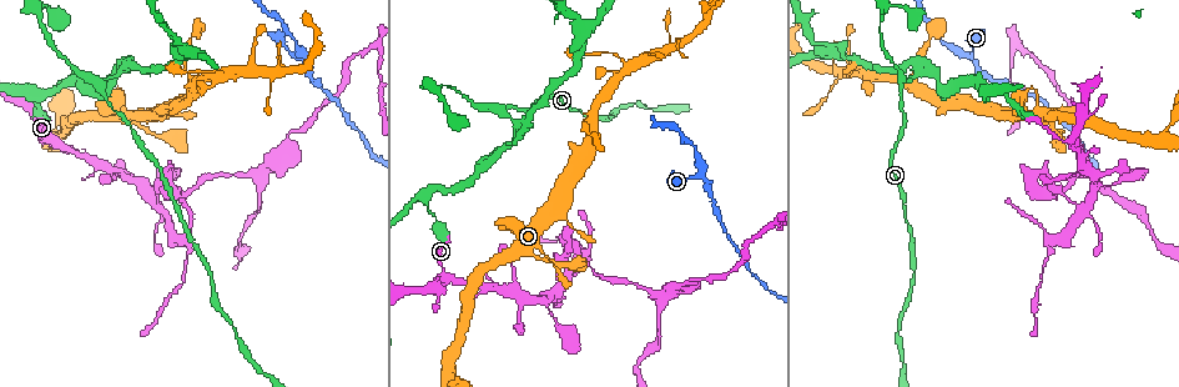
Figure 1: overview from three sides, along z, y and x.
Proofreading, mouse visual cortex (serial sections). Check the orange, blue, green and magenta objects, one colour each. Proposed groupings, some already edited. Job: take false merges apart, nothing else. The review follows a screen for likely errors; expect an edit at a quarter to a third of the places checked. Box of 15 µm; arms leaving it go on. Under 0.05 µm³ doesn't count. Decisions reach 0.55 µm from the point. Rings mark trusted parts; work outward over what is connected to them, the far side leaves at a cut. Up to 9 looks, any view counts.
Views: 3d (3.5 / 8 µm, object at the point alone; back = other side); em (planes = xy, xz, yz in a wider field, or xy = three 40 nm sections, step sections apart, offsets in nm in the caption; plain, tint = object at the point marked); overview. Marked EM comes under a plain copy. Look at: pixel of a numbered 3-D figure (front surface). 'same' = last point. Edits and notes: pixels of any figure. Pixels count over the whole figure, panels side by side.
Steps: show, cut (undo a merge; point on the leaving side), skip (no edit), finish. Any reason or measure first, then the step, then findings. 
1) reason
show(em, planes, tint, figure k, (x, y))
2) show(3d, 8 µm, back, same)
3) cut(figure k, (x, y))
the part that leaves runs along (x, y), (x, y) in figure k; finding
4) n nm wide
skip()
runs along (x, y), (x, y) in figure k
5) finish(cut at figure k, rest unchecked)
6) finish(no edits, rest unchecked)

small branch off a trunk
show(3d, 3.5 µm, back, figure 1, (584, 255))

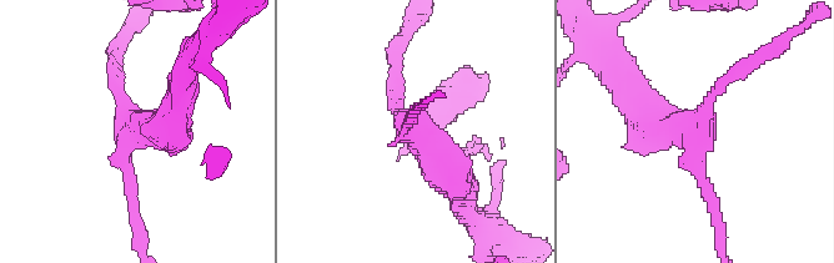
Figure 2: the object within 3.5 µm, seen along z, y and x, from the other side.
3 arms; arms of 150, 150, 400 nm; shape alone is not enough
show(em, xy, step 1, tint, figure 2, (415, 133))

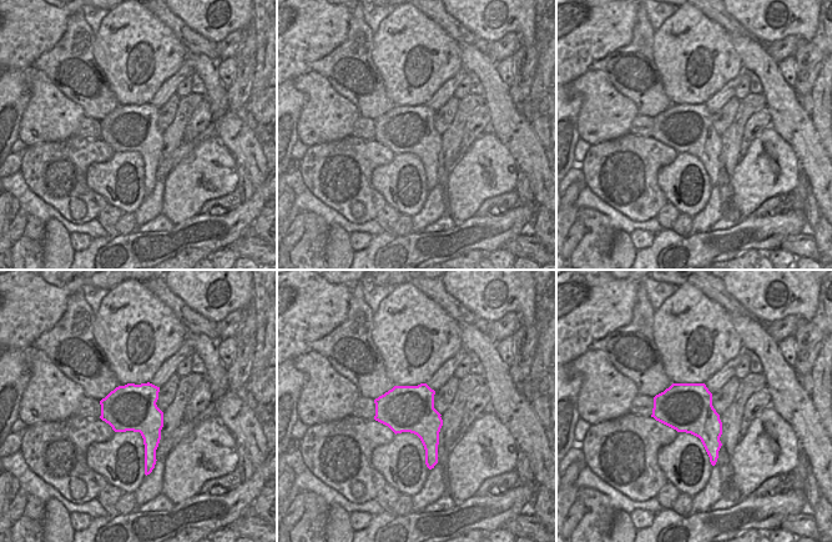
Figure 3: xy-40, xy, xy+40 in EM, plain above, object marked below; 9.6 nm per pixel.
skip()
runs along (634, 91), (692, 130), (714, 206) in figure 2; one cell here

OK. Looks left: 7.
sharp bend
show(3d, 3.5 µm, figure 1, (301, 54))

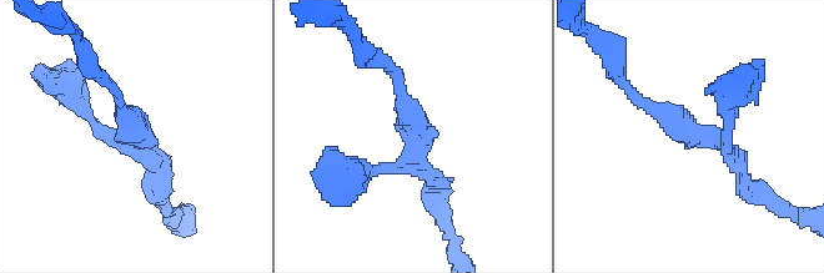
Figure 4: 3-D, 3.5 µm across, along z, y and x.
3 arms; arms of 200, 200, 250 nm; now the EM
show(em, planes, tint, figure 4, (714, 133))

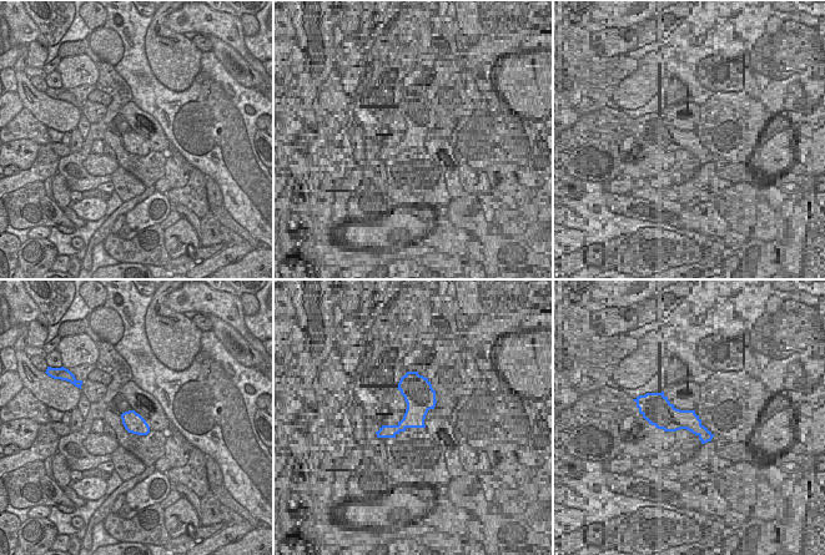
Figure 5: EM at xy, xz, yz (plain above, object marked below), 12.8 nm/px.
skip()
runs along (351, 172), (412, 153), (401, 86) in figure 4; all the same cell

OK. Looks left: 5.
thin neck
show(3d, 3.5 µm, back, figure 1, (208, 86))

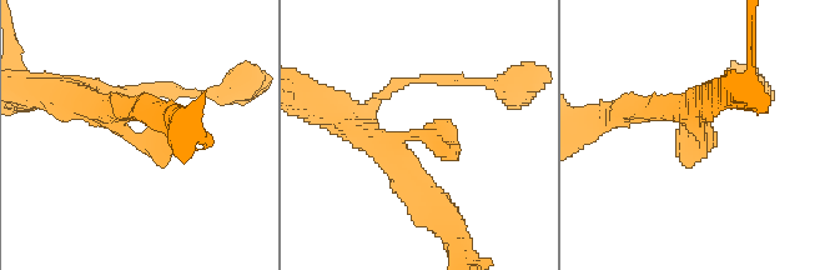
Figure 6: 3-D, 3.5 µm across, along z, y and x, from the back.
need the tissue
show(em, xy, step 1, tint, figure 6, (415, 137))

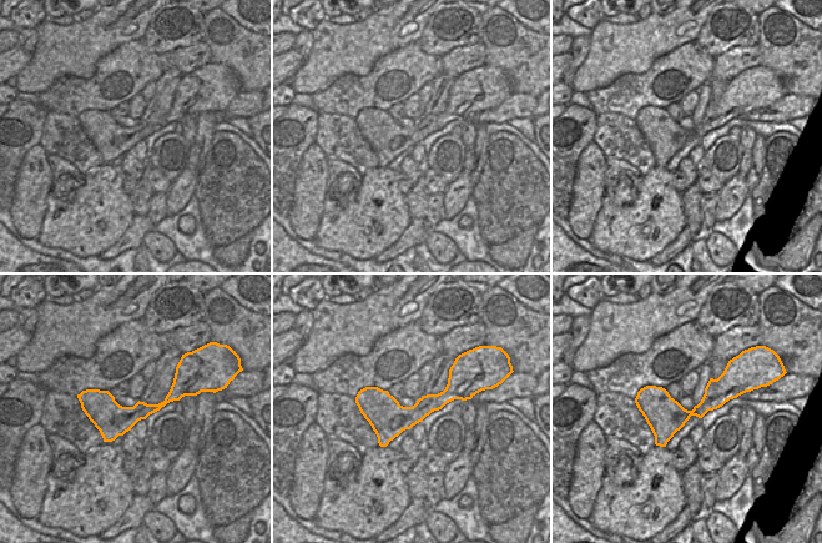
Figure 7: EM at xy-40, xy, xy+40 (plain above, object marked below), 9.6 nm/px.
skip()
runs along (462, 393), (417, 413), (359, 401) in figure 7; continuous, no second cell

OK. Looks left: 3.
two arms in line, one across
show(3d, 3.5 µm, figure 1, (42, 15))

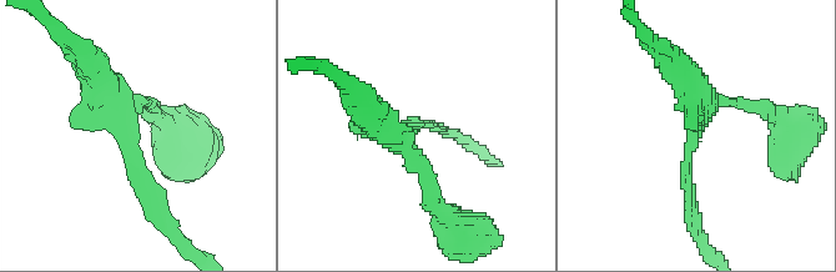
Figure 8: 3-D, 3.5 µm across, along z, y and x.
now the EM
show(em, xy, step 3, tint, figure 8, (696, 140))

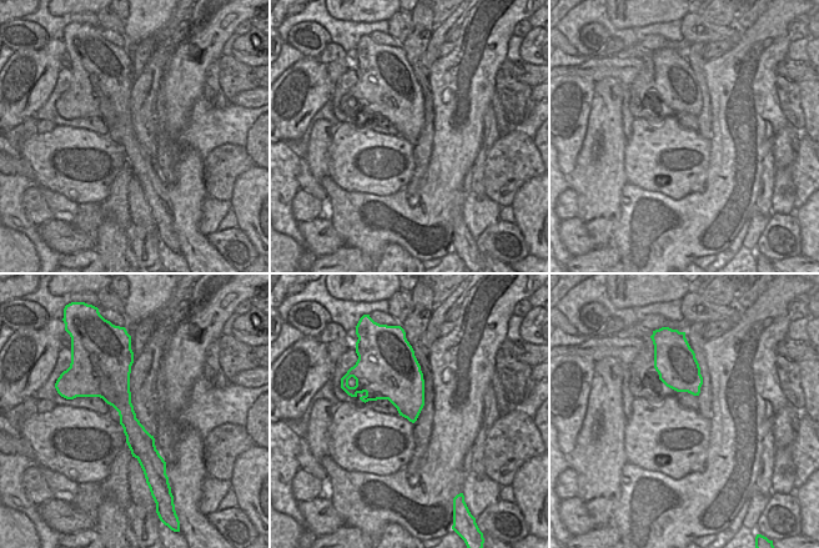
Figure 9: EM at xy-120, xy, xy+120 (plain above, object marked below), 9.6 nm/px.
skip()
runs along (694, 210), (685, 164), (698, 114), (743, 102) in figure 8; continuous, no second cell

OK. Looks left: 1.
finish(no edits, rest unchecked)

